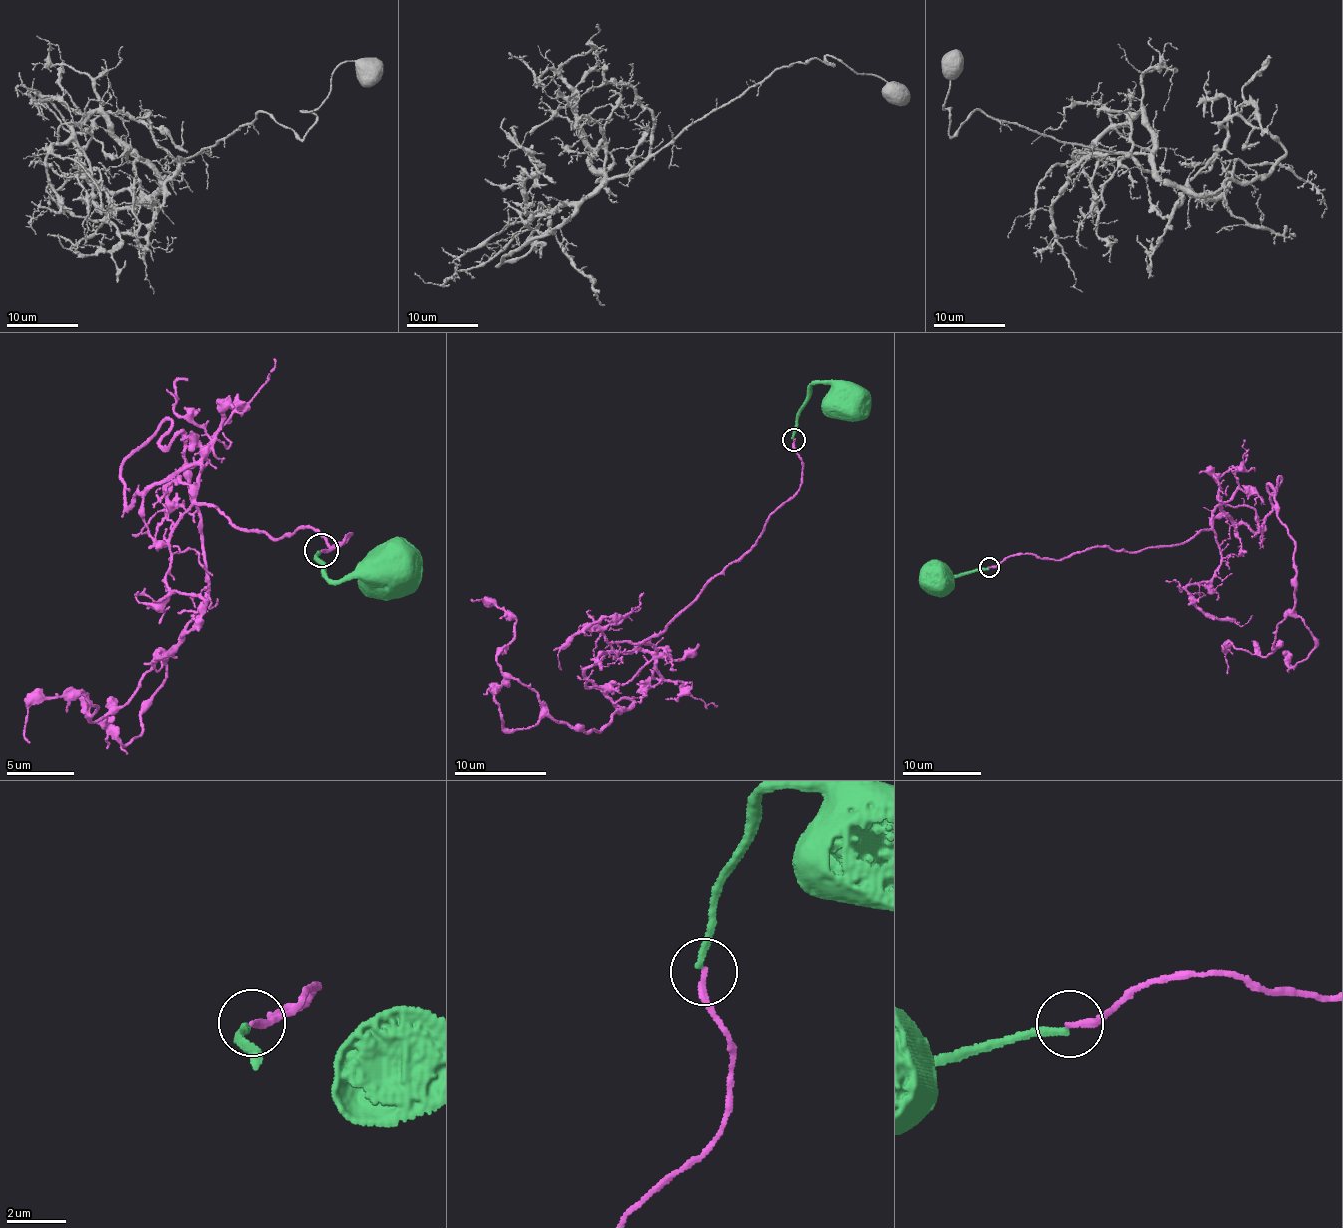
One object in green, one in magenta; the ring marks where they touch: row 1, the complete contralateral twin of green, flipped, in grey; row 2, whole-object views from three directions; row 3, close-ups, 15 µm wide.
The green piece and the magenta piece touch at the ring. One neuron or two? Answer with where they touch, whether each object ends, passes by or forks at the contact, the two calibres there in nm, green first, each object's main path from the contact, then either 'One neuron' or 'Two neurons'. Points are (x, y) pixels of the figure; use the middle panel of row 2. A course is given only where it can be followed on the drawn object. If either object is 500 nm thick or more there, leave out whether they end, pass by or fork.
Place: (794, 440). At the ring green ends. At the ring magenta ends. Thickness 220 nm (green) against 200 nm. Course of green: (794, 439), (800, 411), (811, 384), (829, 383), (851, 399). Course of magenta: (794, 439), (802, 483), (753, 545), (585, 668), (630, 701), (600, 731), (501, 669), (515, 622), (473, 600). Two neurons

